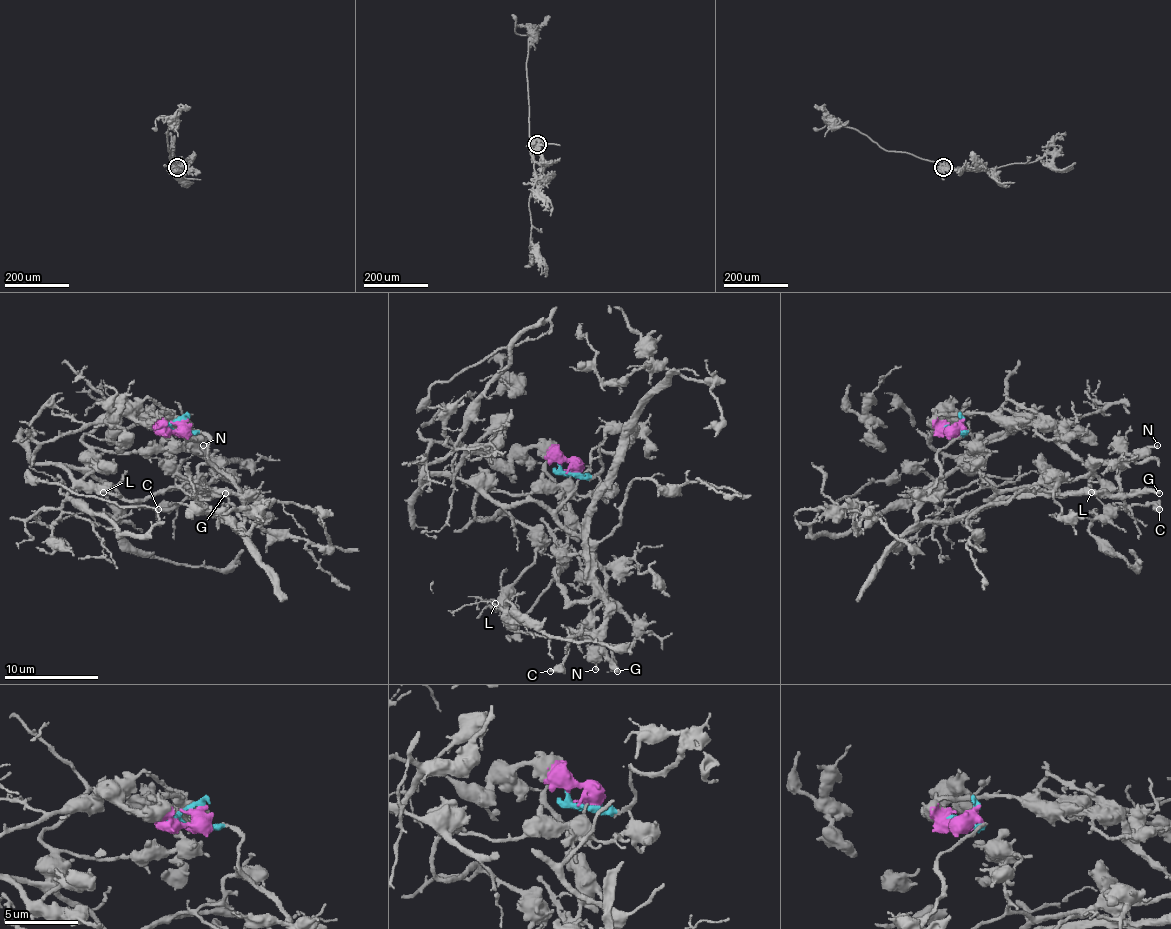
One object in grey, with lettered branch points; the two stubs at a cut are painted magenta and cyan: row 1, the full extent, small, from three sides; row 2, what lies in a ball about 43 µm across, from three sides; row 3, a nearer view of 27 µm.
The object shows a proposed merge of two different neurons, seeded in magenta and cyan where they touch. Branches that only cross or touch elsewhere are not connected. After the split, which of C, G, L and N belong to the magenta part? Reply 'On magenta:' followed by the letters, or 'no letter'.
On magenta: C, L, N

